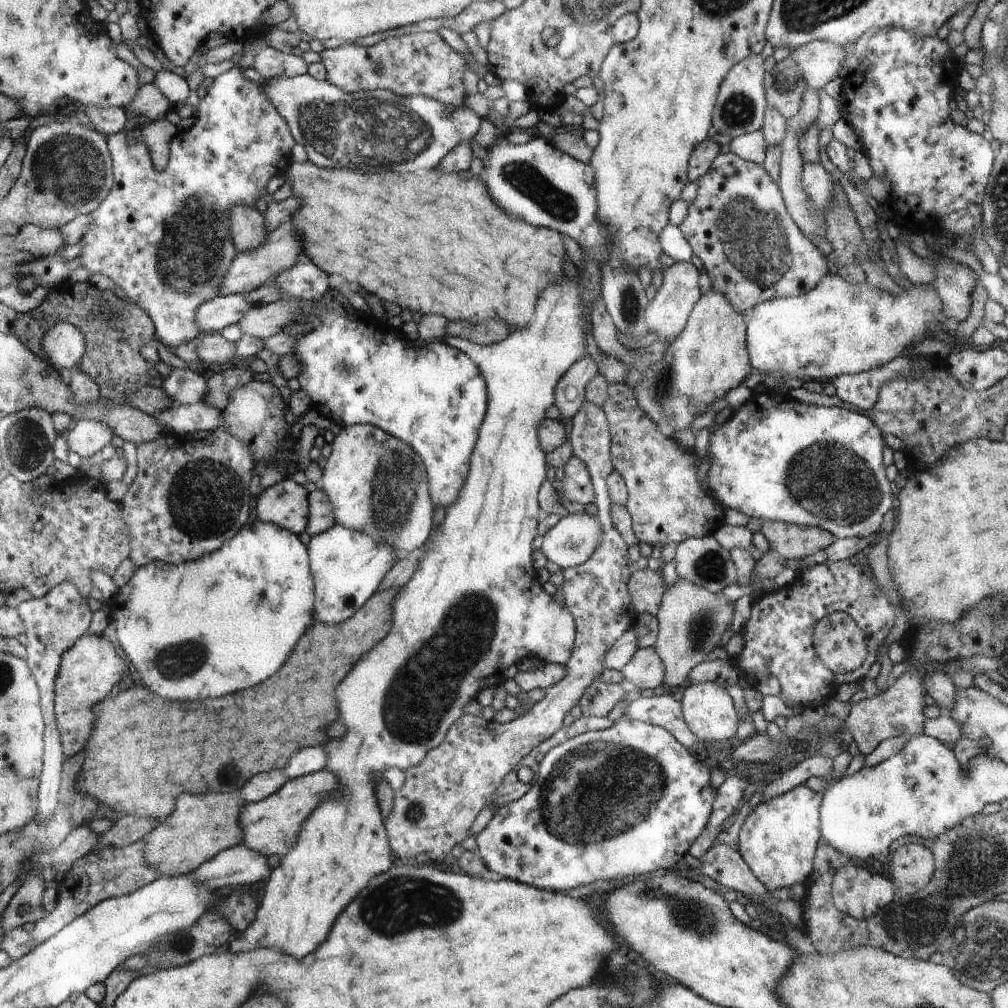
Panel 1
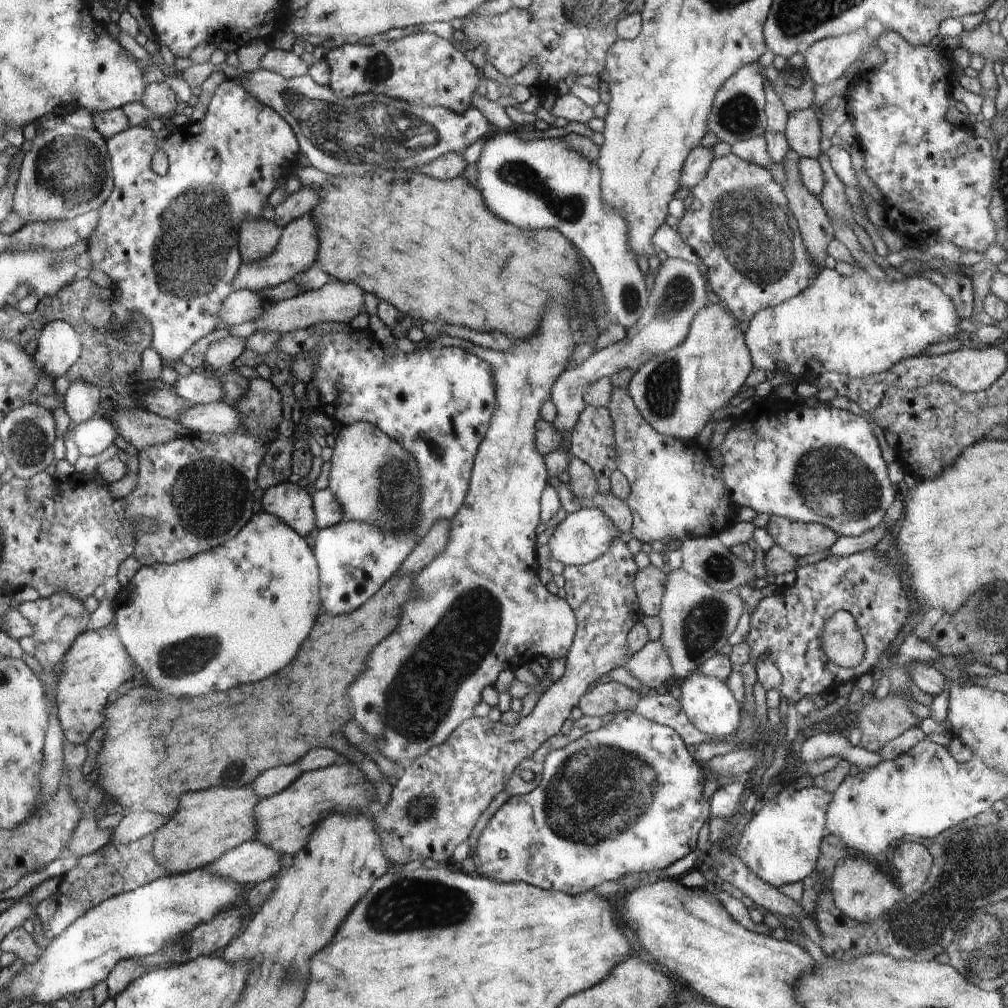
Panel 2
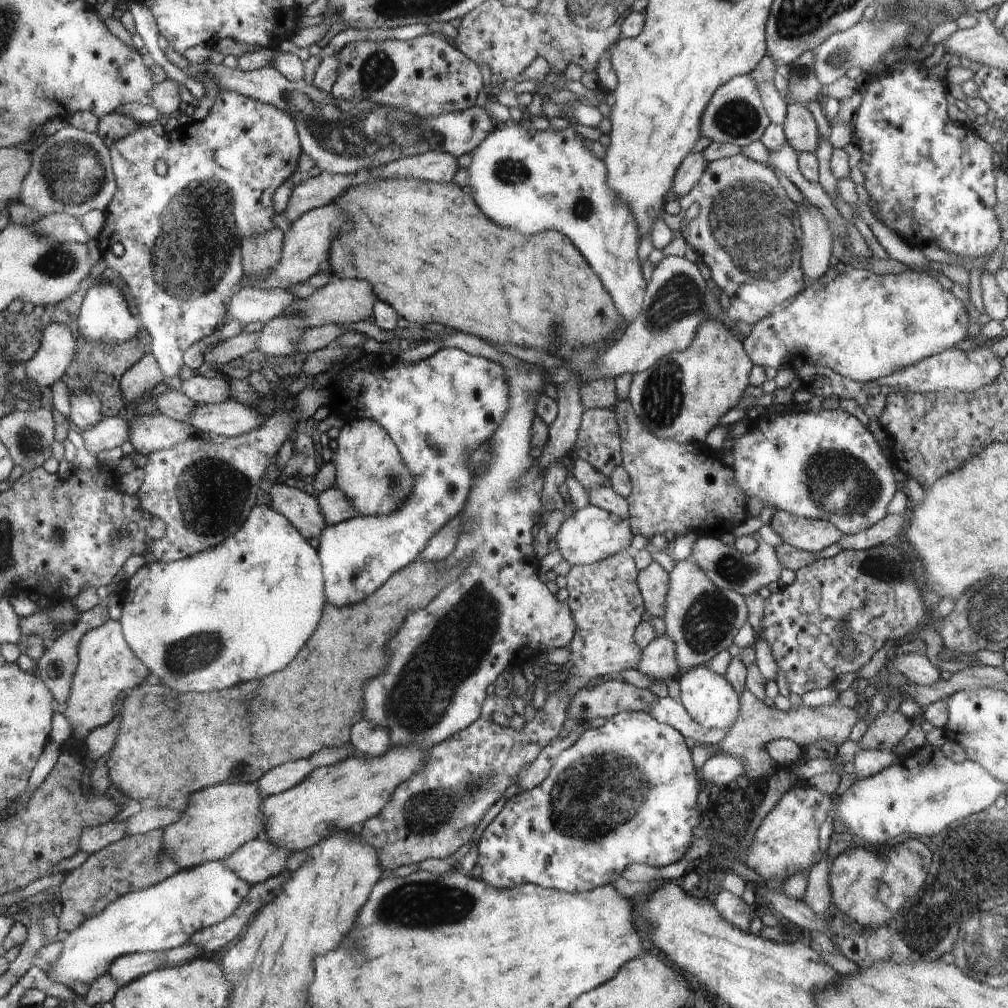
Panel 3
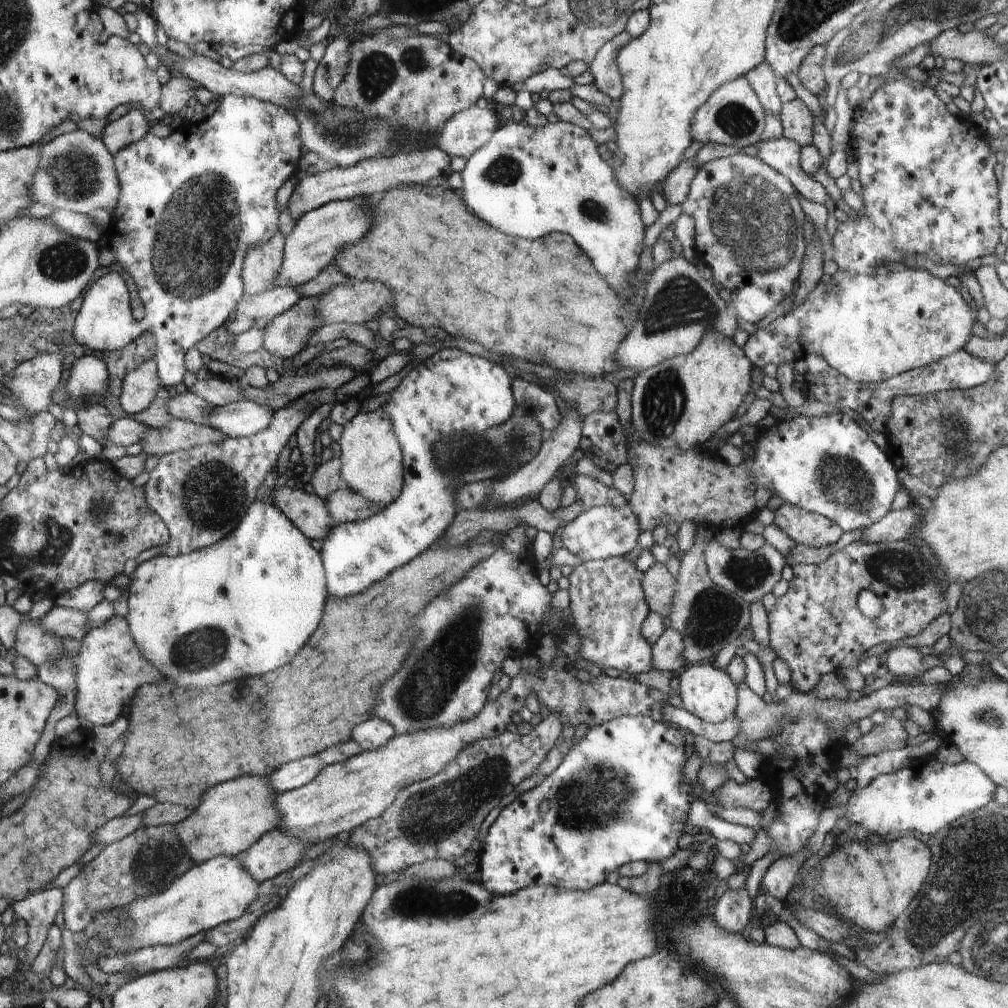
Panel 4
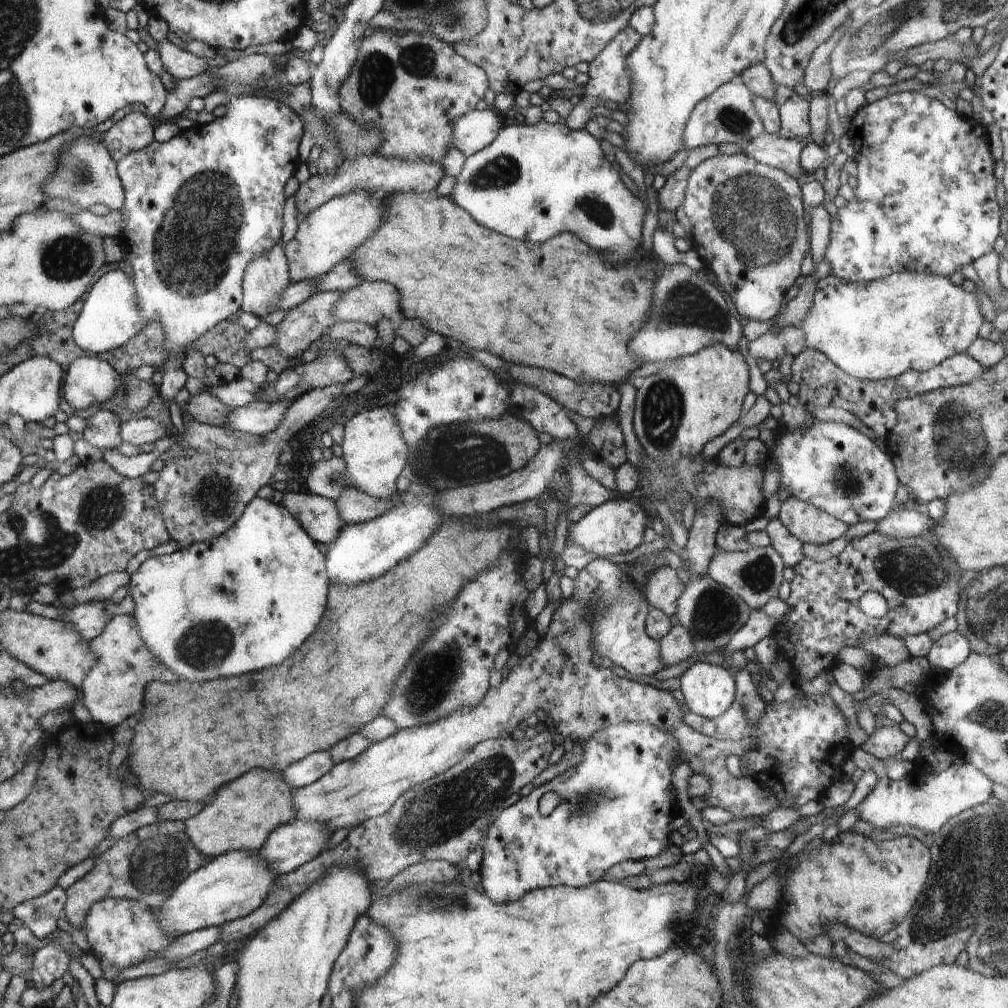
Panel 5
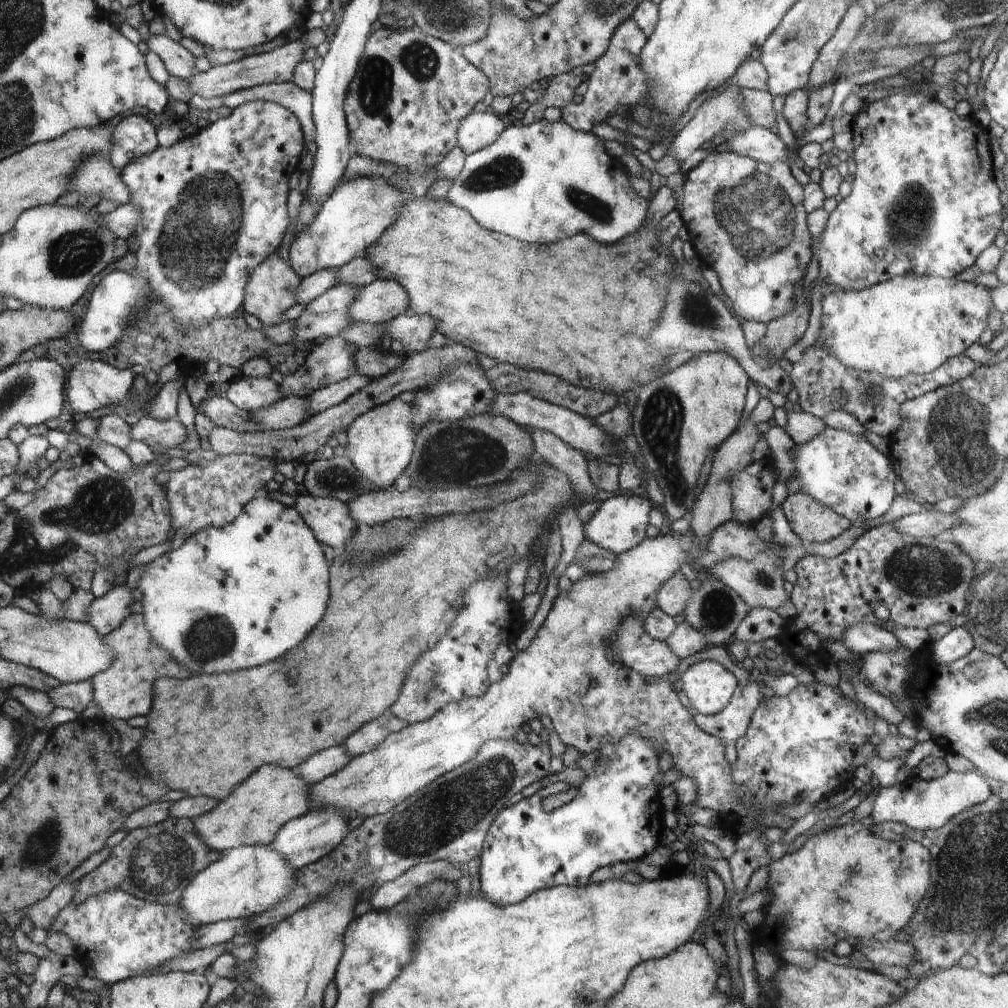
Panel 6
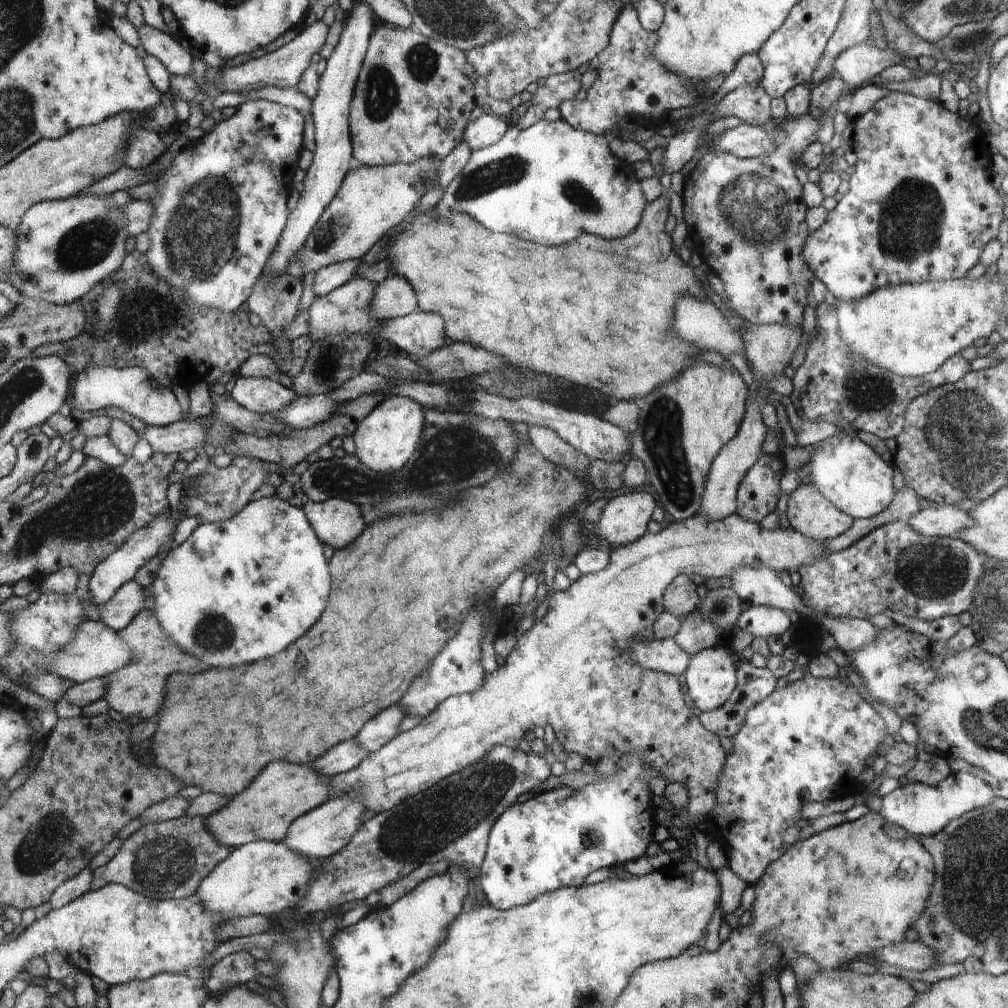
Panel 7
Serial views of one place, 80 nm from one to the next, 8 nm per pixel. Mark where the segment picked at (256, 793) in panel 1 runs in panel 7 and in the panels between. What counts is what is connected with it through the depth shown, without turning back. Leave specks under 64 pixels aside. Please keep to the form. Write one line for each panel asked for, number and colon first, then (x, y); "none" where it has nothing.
2: (275, 780)
3: (288, 774)
4: (294, 774)
5: (306, 771)
6: (324, 763)
7: (346, 756)

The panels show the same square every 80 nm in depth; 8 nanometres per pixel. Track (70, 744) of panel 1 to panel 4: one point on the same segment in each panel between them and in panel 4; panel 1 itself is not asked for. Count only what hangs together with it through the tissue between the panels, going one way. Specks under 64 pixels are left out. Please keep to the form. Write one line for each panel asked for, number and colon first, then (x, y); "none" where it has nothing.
2: (98, 662)
3: (107, 665)
4: (110, 667)

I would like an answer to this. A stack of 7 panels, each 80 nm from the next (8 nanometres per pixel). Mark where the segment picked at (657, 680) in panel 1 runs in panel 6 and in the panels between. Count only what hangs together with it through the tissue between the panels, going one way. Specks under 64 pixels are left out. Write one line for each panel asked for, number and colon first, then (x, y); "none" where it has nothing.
2: (651, 664)
3: (658, 659)
4: (668, 654)
5: (676, 646)
6: (686, 640)

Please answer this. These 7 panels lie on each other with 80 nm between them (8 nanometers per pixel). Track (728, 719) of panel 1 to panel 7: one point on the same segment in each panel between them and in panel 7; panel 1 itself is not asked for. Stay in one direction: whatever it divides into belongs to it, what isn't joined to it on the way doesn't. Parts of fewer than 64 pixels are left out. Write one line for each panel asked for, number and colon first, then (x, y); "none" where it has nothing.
2: (708, 703)
3: (708, 697)
4: (706, 691)
5: (708, 689)
6: (709, 685)
7: (711, 677)

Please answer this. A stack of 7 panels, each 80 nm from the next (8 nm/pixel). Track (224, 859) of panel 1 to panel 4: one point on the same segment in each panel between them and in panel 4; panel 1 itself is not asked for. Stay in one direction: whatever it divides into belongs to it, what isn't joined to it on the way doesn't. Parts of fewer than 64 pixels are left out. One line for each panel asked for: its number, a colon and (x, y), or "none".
2: (251, 863)
3: (260, 860)
4: (276, 852)

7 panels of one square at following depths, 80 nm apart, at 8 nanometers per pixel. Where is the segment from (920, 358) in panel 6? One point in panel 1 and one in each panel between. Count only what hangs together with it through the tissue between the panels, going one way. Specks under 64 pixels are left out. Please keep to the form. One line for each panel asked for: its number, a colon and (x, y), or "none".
1: (839, 327)
2: (857, 325)
3: (865, 326)
4: (869, 327)
5: (878, 330)

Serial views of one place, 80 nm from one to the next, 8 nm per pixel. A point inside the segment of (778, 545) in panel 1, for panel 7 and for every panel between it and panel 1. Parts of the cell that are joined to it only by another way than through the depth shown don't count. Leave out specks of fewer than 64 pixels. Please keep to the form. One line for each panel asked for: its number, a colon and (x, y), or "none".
2: (799, 539)
3: (812, 535)
4: (811, 529)
5: (810, 524)
6: (812, 521)
7: (808, 511)

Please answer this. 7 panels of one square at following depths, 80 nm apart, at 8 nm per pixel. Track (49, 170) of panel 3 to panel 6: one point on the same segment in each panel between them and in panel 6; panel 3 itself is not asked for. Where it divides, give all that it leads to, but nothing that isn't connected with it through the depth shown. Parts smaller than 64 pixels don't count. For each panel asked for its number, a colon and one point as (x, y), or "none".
4: (77, 173)
5: (88, 175)
6: (96, 175)

